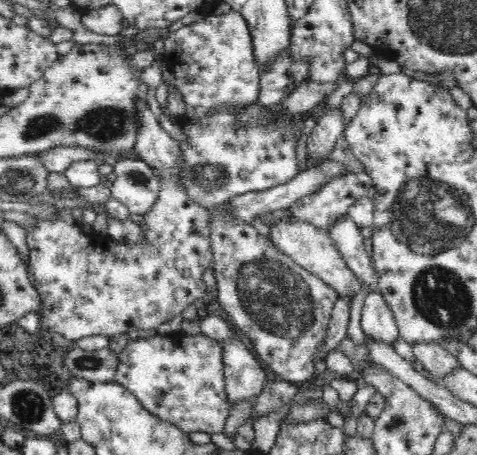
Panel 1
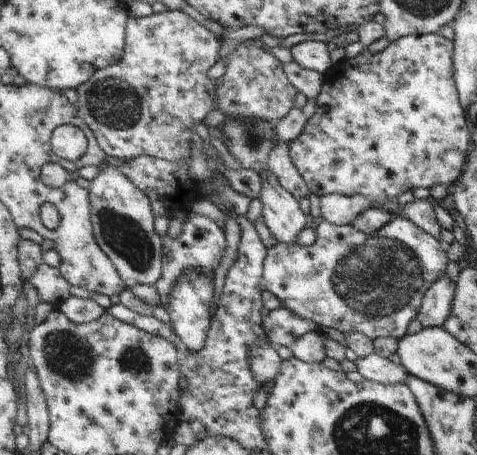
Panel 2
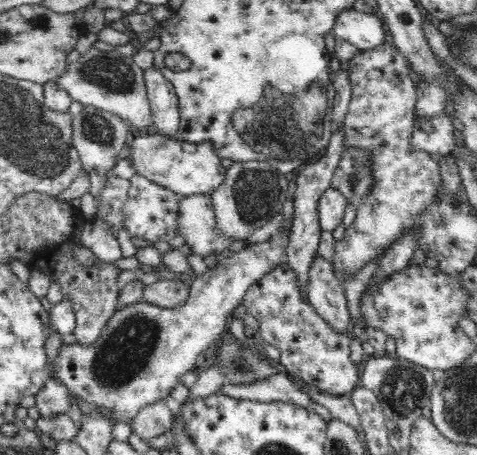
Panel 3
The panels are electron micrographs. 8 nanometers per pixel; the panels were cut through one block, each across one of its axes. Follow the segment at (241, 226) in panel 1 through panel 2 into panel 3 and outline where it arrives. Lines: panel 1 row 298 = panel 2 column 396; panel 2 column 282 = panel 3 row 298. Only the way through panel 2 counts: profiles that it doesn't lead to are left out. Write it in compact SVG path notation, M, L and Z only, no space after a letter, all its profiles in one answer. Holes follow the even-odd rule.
M286 262L276 264L274 270L262 274L256 282L252 282L242 300L246 312L260 322L258 338L276 346L282 356L280 362L290 376L304 380L308 386L318 388L322 394L342 396L352 394L360 386L358 368L350 360L350 344L352 338L346 334L334 334L320 316L316 316L310 302L302 302L300 292L296 288L294 272Z

